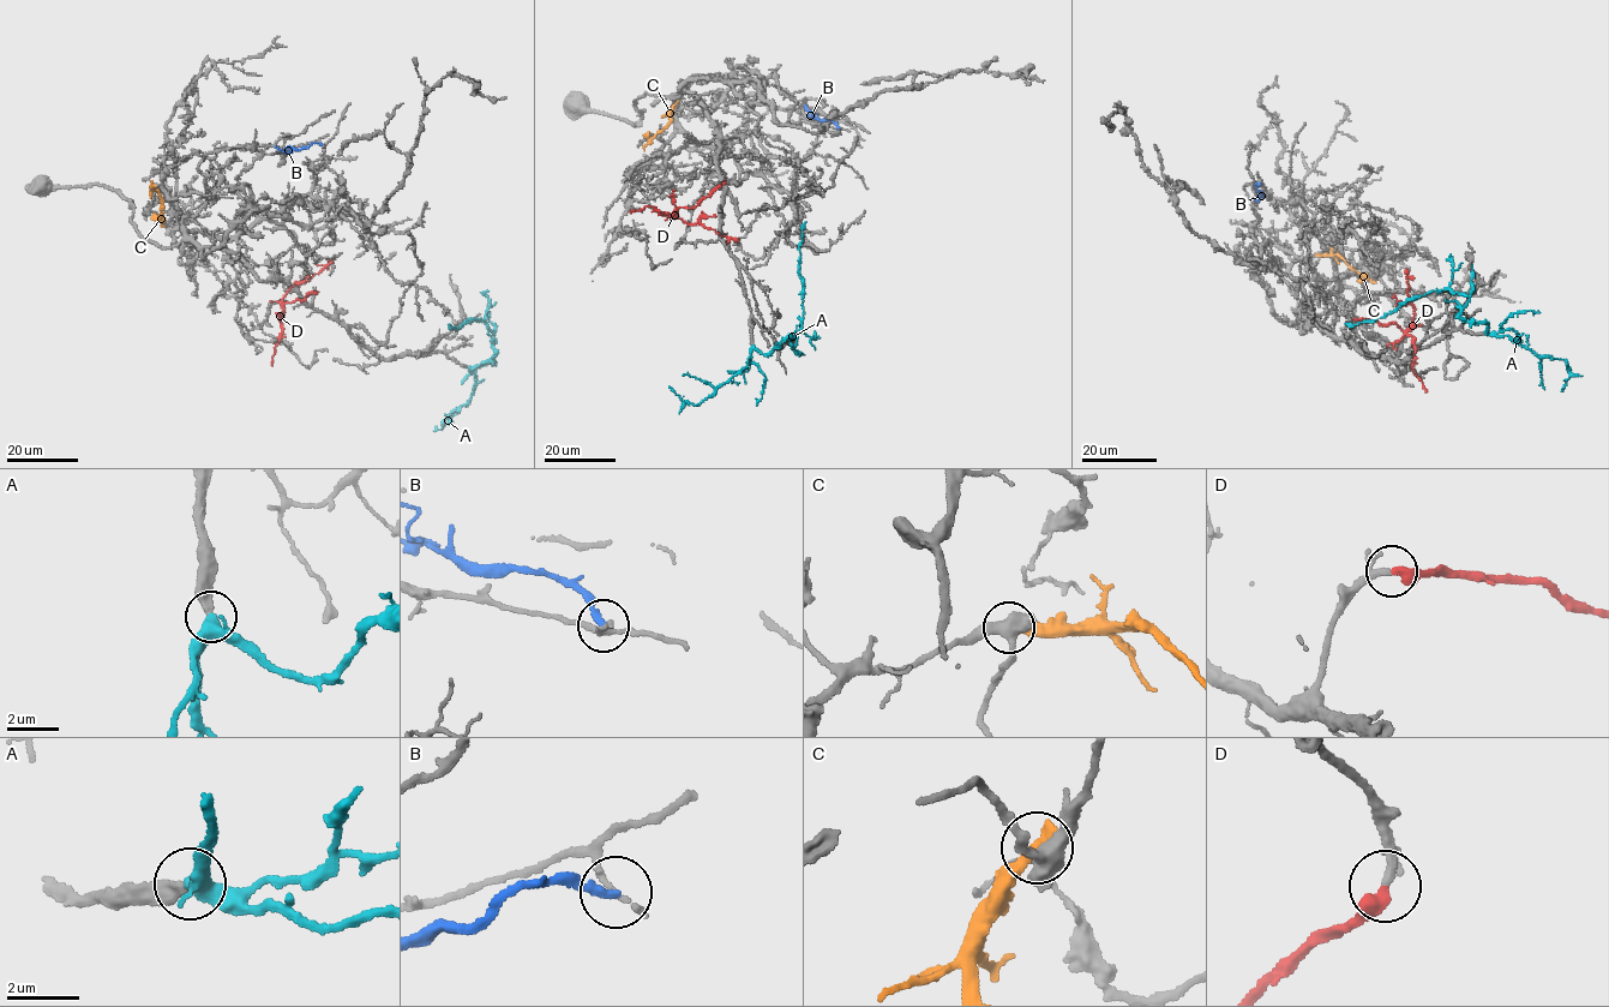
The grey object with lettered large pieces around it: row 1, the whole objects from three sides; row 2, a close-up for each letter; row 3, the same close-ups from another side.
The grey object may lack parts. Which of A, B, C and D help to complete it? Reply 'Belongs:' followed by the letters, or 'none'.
Belongs: A, D

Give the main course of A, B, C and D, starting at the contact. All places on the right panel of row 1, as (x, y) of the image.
A: (1486, 331), (1487, 324), (1459, 316), (1469, 298), (1447, 288), (1415, 297), (1373, 321), (1344, 323)
B: (1259, 183), (1256, 190), (1261, 195), (1258, 202), (1255, 198)
C: (1318, 255), (1338, 255), (1375, 282)
D: (1354, 319), (1391, 323), (1406, 330), (1410, 328), (1414, 310), (1408, 303), (1406, 269)

